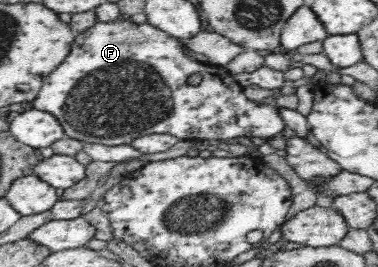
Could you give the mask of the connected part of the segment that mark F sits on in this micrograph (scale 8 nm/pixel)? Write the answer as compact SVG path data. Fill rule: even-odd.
M124 18L118 19L116 23L97 21L94 27L86 30L74 39L70 55L45 77L46 81L32 100L32 108L53 115L69 138L84 143L126 145L138 137L166 133L180 140L224 146L224 142L236 137L269 140L282 133L286 127L280 108L246 97L244 87L236 81L226 66L201 64L190 60L180 49L182 41L170 37L148 22L134 24ZM195 73L202 77L198 85L188 82Z

